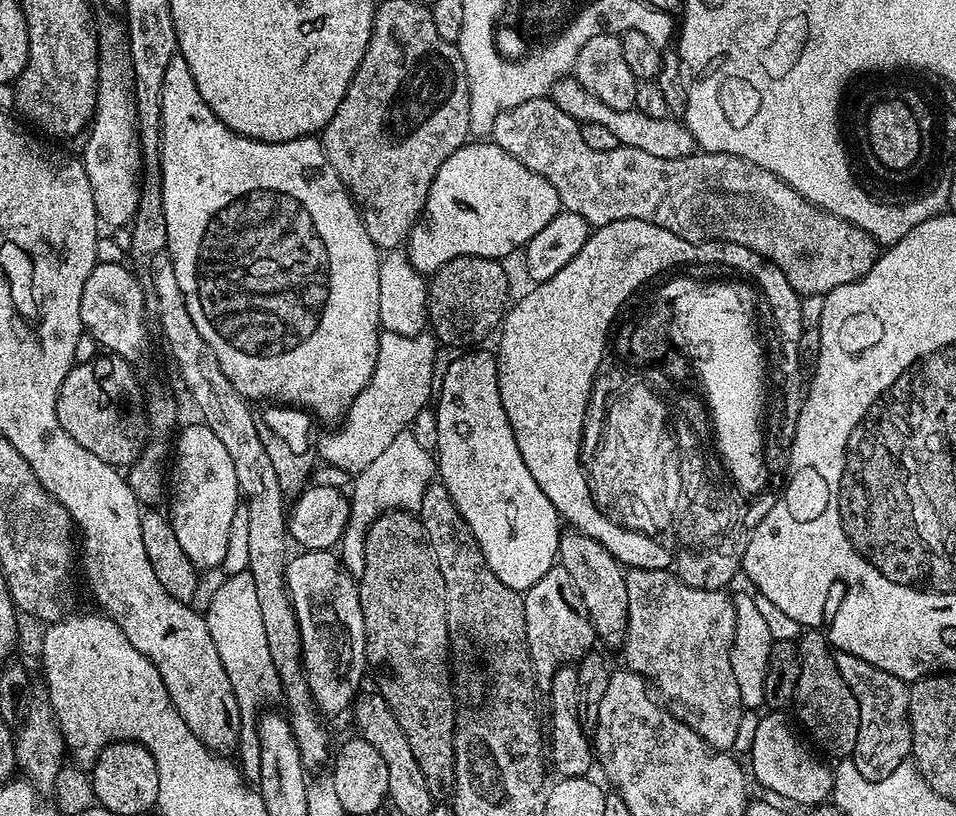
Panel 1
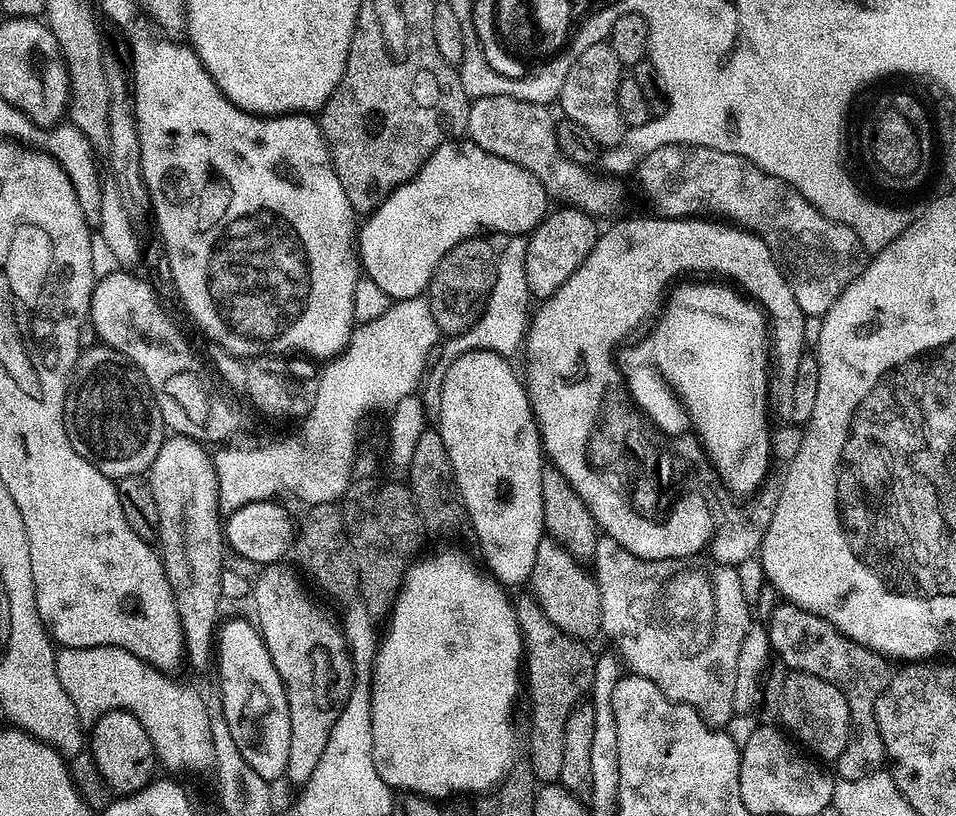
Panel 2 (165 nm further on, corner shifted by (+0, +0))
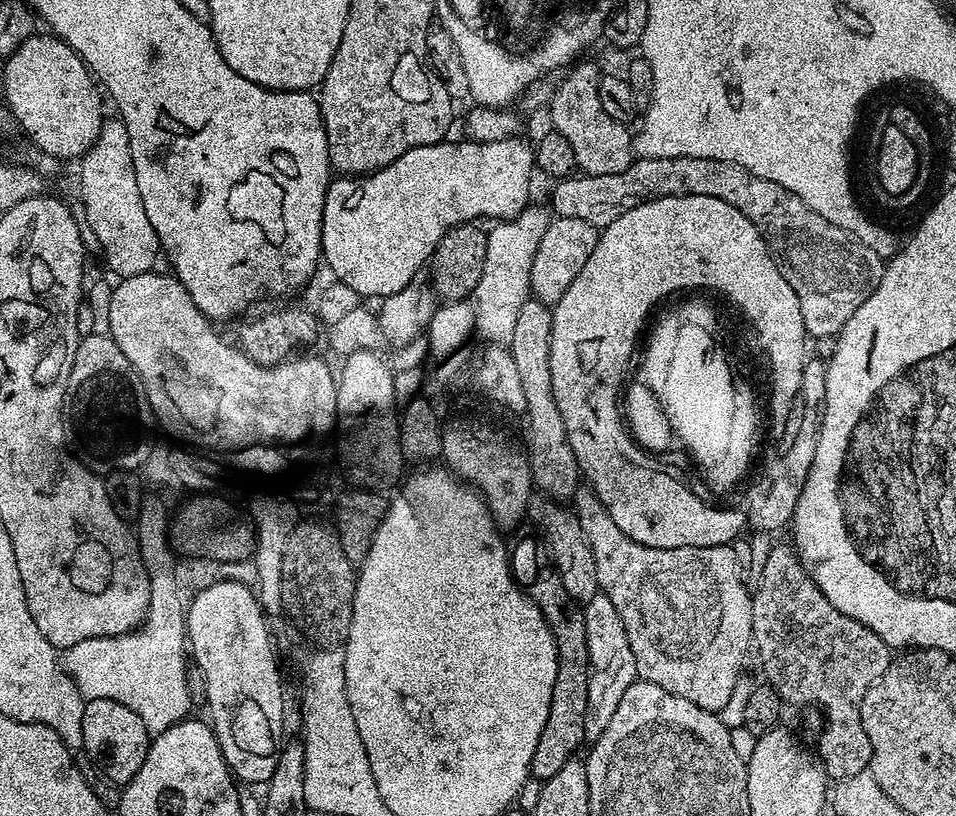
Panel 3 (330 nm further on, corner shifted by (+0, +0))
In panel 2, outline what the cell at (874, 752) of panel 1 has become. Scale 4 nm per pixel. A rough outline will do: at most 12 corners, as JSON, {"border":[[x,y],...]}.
{"border":[[787,602],[766,627],[785,669],[840,687],[852,741],[842,780],[886,764],[876,703],[889,661]]}

